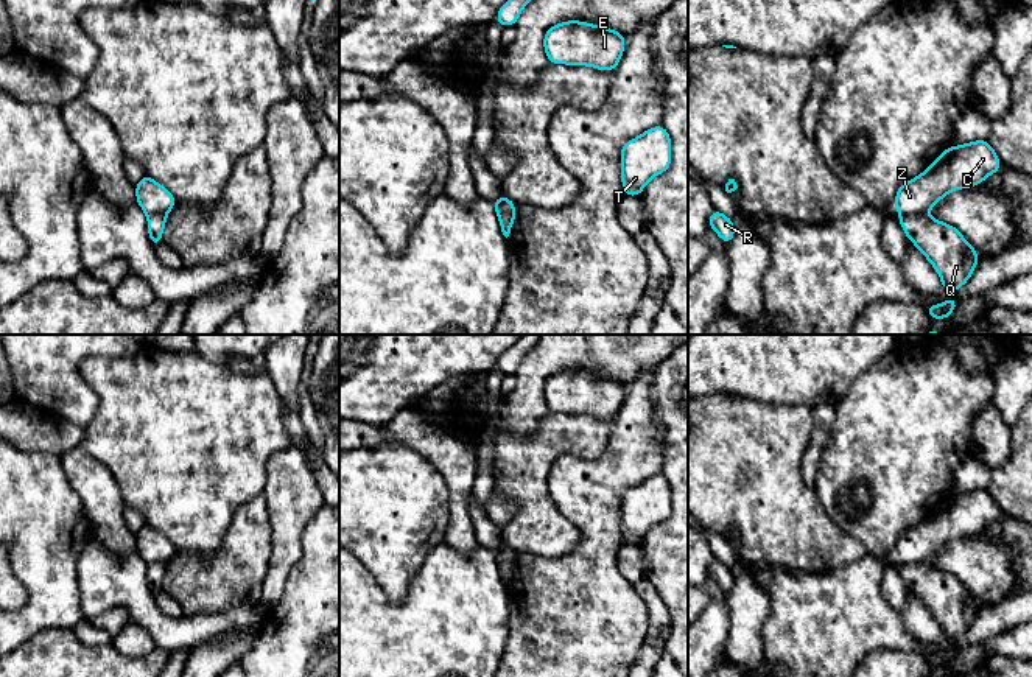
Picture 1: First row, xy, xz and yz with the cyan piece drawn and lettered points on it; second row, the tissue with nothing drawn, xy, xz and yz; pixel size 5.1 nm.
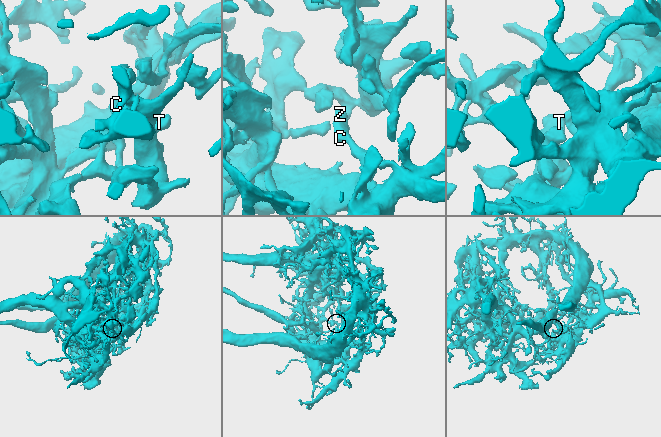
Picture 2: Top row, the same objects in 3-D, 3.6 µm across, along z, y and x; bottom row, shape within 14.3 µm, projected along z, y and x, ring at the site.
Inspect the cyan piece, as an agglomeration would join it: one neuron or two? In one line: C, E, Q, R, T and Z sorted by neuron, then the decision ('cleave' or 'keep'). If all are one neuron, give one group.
C Z / E Q R T; cleave

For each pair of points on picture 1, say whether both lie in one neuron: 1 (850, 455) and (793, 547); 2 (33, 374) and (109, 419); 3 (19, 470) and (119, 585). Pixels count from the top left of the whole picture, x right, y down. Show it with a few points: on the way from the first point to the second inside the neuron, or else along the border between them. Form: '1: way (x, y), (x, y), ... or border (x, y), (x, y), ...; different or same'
1: border (813, 489), (825, 514), (842, 531); different
2: border (83, 377), (98, 399), (97, 413), (84, 427); different
3: border (91, 529), (91, 537), (78, 557), (77, 582); different

